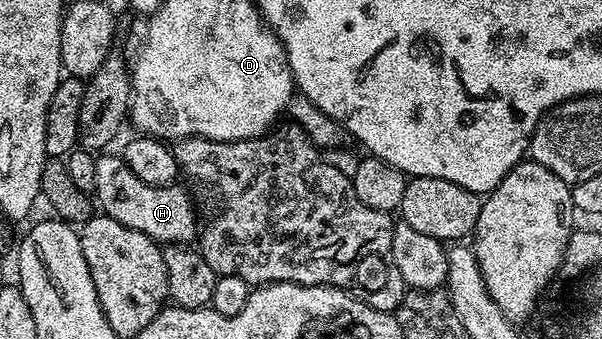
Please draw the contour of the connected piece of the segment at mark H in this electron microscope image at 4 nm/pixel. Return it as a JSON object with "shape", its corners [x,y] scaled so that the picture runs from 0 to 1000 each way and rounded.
{"shape":[[[164,454],[158,463],[158,487],[161,490],[159,534],[154,578],[173,628],[186,637],[194,655],[201,655],[211,673],[228,678],[234,690],[241,690],[248,705],[257,711],[266,726],[279,720],[316,723],[327,696],[327,661],[324,673],[324,614],[317,605],[317,578],[302,555],[302,540],[292,537],[274,549],[272,555],[256,555],[241,537],[234,537],[228,525],[228,513],[221,513],[221,501],[214,501],[214,490],[206,478],[203,457],[178,460],[179,454]]]}

